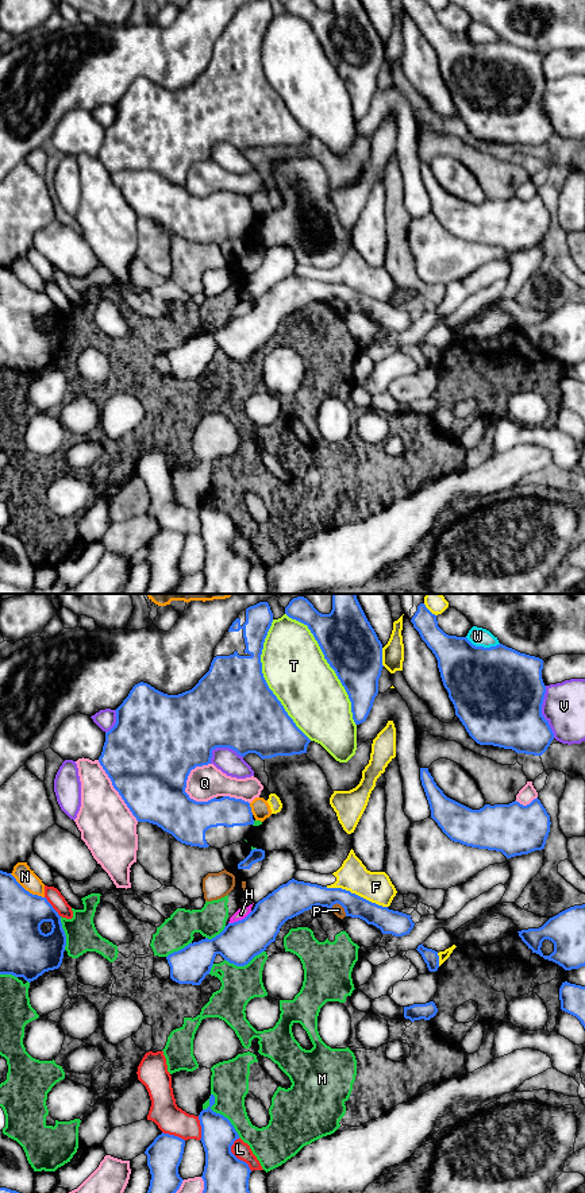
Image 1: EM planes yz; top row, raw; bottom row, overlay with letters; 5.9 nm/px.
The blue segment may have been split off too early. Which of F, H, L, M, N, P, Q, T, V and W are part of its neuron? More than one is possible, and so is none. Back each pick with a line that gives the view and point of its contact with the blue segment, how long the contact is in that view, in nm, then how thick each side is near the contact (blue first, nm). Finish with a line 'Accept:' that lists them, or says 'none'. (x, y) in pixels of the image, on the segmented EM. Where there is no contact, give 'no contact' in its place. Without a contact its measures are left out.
Accept: none

